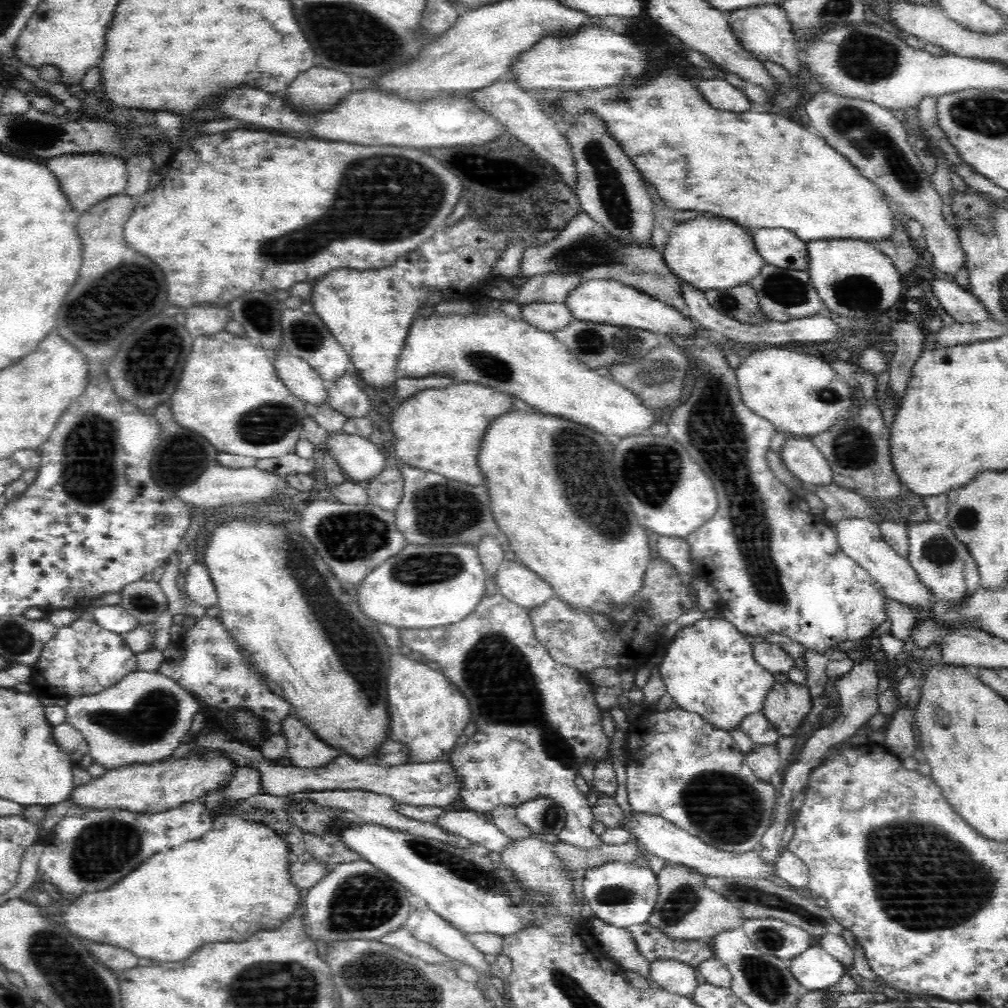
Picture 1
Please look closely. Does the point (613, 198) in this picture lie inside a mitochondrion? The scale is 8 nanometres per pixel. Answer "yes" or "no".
yes

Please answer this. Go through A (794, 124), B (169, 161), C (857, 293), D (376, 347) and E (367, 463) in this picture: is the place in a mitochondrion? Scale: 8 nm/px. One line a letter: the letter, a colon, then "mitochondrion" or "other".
A: other
B: other
C: mitochondrion
D: other
E: other

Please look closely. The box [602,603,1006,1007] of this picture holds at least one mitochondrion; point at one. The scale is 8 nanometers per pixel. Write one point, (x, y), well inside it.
(909, 854)

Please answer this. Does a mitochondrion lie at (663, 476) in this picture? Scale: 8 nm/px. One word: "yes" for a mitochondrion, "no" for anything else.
yes

